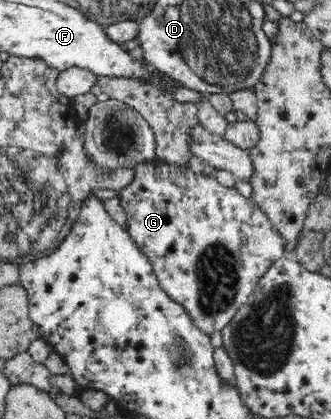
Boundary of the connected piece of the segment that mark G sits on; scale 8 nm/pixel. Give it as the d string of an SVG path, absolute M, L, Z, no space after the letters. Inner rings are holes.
M160 158L139 162L133 171L133 181L128 186L118 190L117 195L127 218L126 226L130 237L152 262L158 282L162 289L166 291L166 295L184 306L191 319L194 320L194 325L208 335L212 335L214 331L222 331L231 322L236 312L250 299L253 291L258 287L260 279L270 271L270 266L278 259L287 256L283 237L278 233L270 219L258 208L254 200L244 197L236 188L220 185L214 176L204 173L196 175L188 165L168 164Z

